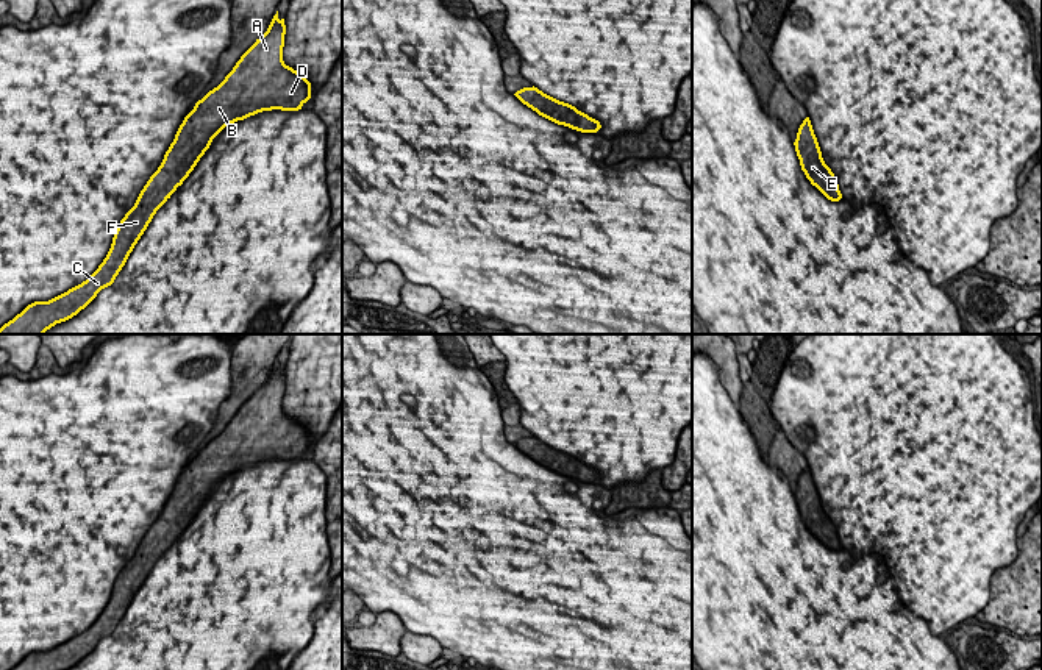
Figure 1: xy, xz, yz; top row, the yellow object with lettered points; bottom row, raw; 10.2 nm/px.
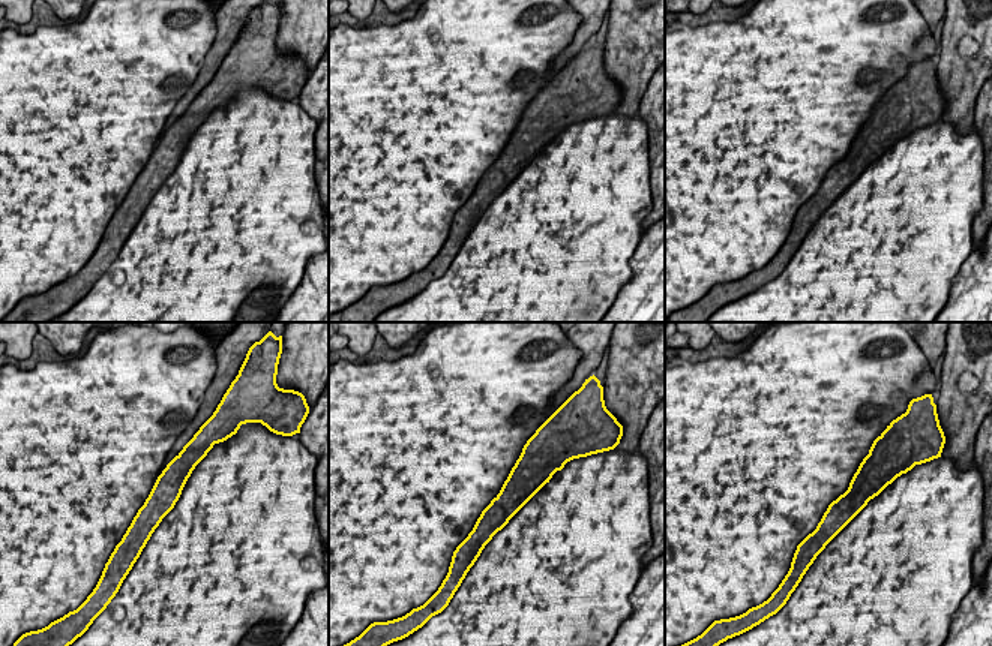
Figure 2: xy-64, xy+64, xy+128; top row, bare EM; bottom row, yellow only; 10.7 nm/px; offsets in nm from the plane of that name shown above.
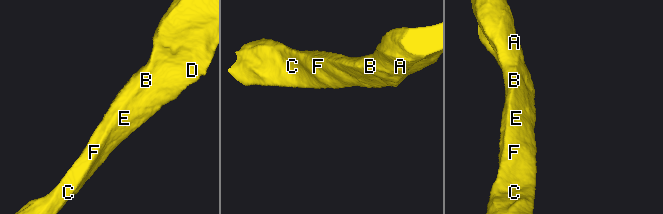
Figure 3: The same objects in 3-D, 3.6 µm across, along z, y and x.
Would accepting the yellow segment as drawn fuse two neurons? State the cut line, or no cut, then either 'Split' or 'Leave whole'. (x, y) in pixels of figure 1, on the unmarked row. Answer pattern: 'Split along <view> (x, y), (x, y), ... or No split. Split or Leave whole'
No split. Leave whole

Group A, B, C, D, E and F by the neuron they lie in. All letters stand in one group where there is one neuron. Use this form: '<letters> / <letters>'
A B C D E F

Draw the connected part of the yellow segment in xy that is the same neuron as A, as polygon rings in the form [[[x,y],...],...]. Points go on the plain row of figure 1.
[[[273,365],[267,381],[241,406],[225,429],[198,450],[184,467],[173,492],[164,504],[158,520],[141,540],[134,556],[120,570],[111,598],[98,618],[81,634],[48,650],[28,654],[12,670],[69,670],[84,659],[97,643],[111,636],[125,615],[134,595],[147,579],[156,561],[170,548],[178,536],[189,526],[212,489],[230,473],[244,470],[262,461],[298,461],[311,448],[311,433],[283,411],[286,375],[284,369]]]

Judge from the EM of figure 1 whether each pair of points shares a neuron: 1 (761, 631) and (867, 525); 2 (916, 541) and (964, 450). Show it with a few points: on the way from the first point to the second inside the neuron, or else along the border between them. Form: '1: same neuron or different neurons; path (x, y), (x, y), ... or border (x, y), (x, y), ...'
1: different neurons; border (849, 552), (853, 556), (877, 553), (884, 561)
2: same neuron; path (938, 519), (939, 475), (942, 472)

